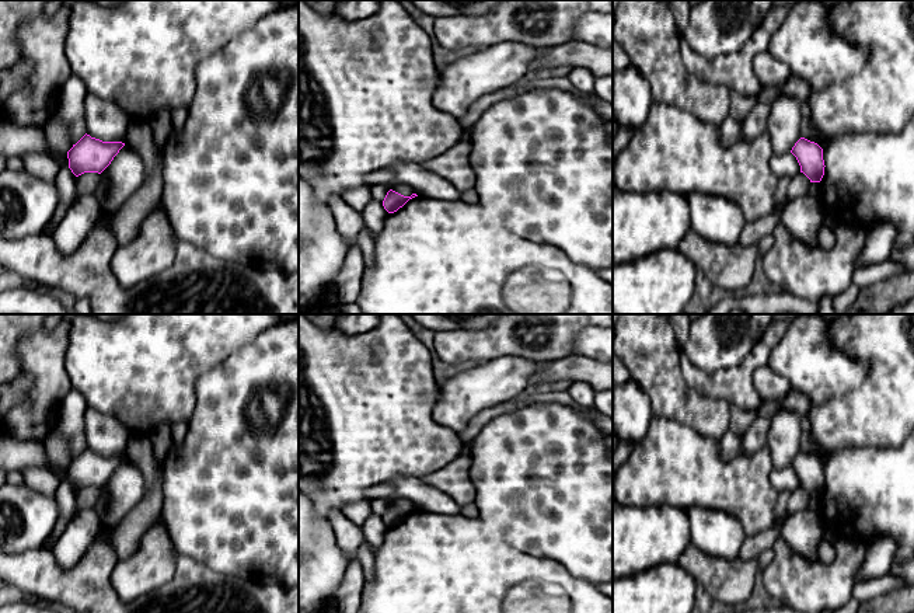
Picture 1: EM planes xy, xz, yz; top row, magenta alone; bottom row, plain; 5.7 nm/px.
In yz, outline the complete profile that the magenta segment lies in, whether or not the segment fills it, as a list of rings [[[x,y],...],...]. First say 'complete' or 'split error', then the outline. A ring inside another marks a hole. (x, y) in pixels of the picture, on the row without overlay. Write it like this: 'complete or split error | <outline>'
complete | [[[800,452],[791,467],[796,471],[800,487],[803,487],[810,497],[820,497],[824,490],[823,463],[805,452]]]

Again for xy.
complete | [[[86,447],[67,466],[69,483],[76,491],[84,487],[101,488],[123,460],[122,456],[102,456]]]

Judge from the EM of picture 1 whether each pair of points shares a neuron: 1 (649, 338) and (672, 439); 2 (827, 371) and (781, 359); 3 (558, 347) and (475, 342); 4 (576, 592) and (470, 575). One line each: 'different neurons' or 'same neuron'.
1: different neurons
2: same neuron
3: same neuron
4: same neuron

